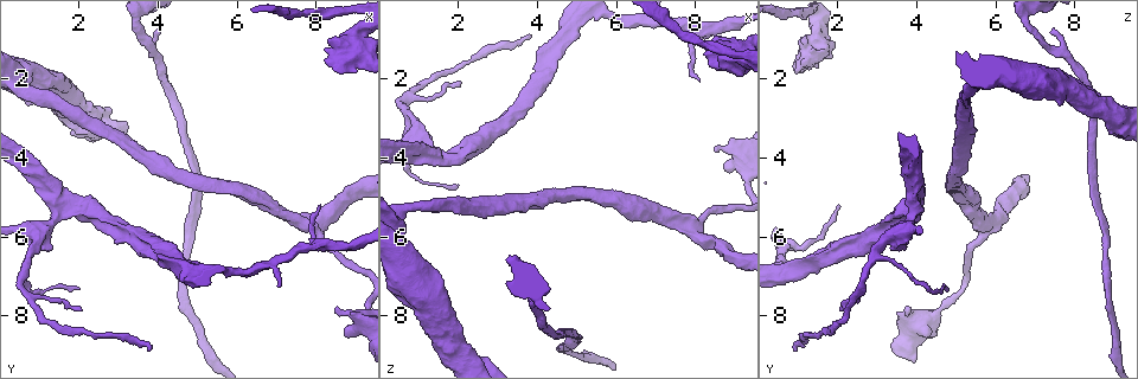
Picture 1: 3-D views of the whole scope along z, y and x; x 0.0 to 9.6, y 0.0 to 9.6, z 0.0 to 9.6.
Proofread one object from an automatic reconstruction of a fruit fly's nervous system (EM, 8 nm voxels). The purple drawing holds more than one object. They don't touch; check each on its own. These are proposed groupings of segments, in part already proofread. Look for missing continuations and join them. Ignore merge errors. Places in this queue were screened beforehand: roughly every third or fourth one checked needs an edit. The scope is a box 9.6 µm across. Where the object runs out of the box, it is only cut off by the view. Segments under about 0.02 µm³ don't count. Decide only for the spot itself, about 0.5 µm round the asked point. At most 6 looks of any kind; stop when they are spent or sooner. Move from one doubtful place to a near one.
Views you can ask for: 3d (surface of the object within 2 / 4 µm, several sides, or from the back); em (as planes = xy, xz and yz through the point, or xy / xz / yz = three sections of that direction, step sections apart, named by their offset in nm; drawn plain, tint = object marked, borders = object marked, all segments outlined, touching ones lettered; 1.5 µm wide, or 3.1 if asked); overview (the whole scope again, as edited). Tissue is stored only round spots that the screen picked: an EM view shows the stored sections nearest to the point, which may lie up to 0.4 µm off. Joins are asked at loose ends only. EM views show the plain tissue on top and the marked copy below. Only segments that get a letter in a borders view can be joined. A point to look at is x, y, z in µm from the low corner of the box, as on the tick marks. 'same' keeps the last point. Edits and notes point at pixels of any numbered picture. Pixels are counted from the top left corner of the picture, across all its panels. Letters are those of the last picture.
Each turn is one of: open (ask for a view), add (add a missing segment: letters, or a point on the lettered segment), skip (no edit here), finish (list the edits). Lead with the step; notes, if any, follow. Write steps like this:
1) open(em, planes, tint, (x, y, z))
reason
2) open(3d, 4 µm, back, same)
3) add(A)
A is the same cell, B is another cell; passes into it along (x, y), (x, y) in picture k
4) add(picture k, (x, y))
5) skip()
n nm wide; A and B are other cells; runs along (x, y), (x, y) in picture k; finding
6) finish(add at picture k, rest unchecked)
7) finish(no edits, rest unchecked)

open(em, xy, step 4, borders, (8.50, 7.75, 3.85))
free end

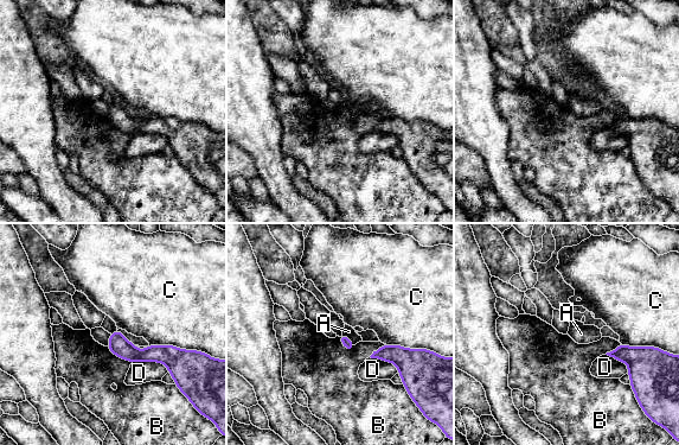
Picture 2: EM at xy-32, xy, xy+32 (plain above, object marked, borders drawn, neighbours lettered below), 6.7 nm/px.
open(em, planes, borders, same)
another direction

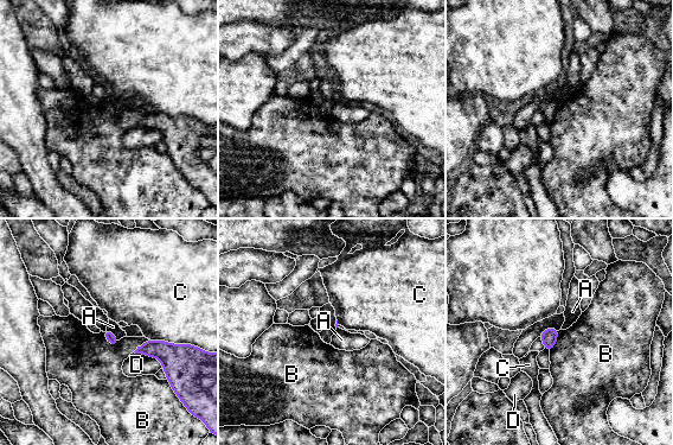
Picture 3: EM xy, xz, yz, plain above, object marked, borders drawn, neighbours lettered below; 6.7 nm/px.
skip()
A, B, C and D are other cells; none of them fits

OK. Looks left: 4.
open(3d, 4 µm, (8.30, 0.95, 1.10))
an open end

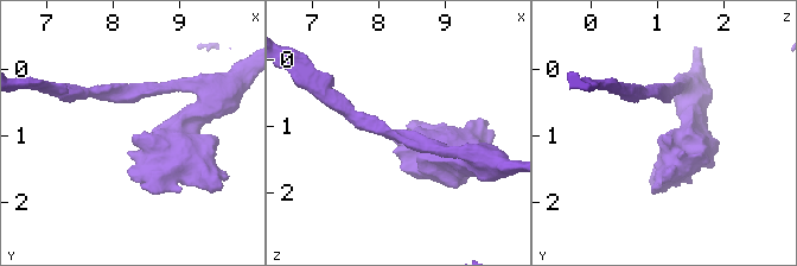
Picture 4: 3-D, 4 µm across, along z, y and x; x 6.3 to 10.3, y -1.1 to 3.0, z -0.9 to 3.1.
open(em, yz, step 8, borders, (8.30, 0.95, 1.05))
now the EM

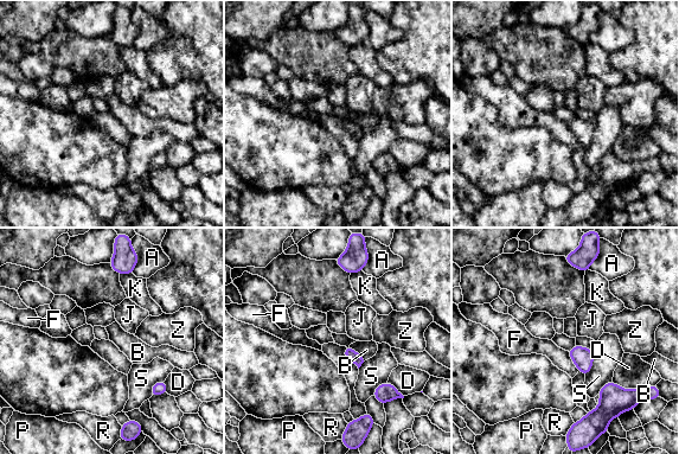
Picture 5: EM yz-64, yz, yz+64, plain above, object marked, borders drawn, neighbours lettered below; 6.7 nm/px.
open(em, xz, step 8, borders, same)

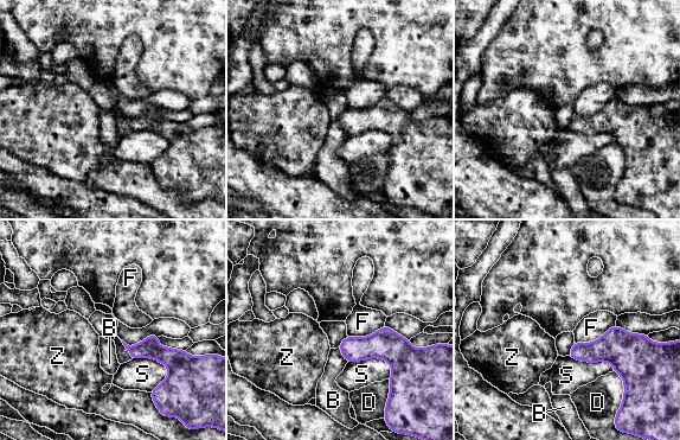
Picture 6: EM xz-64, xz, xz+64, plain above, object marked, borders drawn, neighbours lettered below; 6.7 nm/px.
skip()
B, D, F, S and Z are other cells; border along (338, 348), (347, 362) in picture 6; none of them fits

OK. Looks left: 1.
finish(no edits, rest unchecked)

